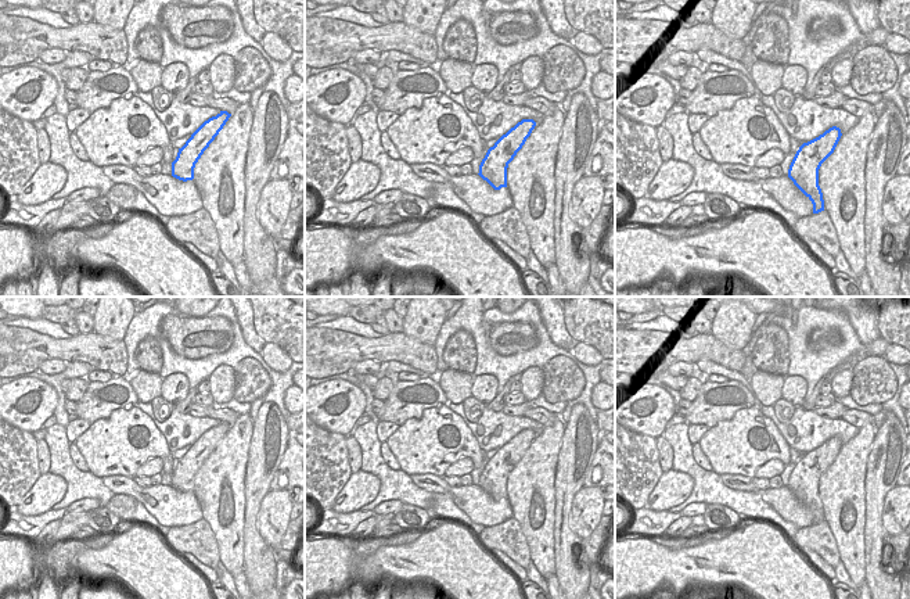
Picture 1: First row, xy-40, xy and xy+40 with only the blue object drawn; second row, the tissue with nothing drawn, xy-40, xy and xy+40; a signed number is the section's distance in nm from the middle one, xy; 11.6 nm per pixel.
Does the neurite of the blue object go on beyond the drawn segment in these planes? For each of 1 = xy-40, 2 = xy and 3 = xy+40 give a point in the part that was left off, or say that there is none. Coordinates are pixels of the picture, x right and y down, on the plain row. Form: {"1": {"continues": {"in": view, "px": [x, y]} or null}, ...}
{"1": {"continues": null}, "2": {"continues": null}, "3": {"continues": null}}

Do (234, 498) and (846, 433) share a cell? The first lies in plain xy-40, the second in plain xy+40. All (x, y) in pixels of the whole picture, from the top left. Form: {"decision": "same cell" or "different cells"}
{"decision": "different cells"}

